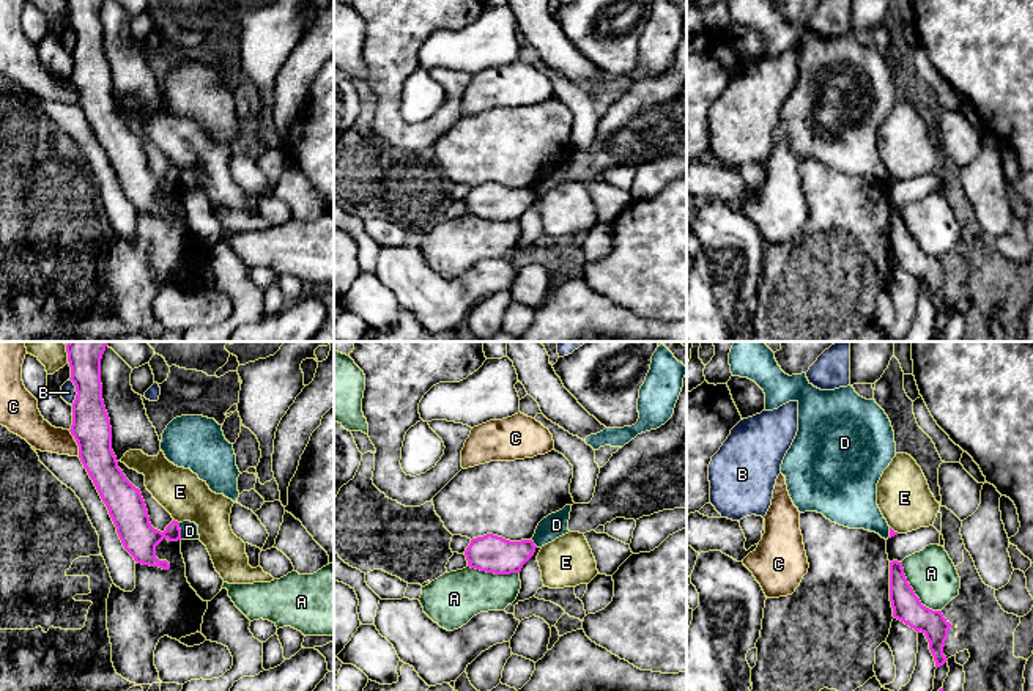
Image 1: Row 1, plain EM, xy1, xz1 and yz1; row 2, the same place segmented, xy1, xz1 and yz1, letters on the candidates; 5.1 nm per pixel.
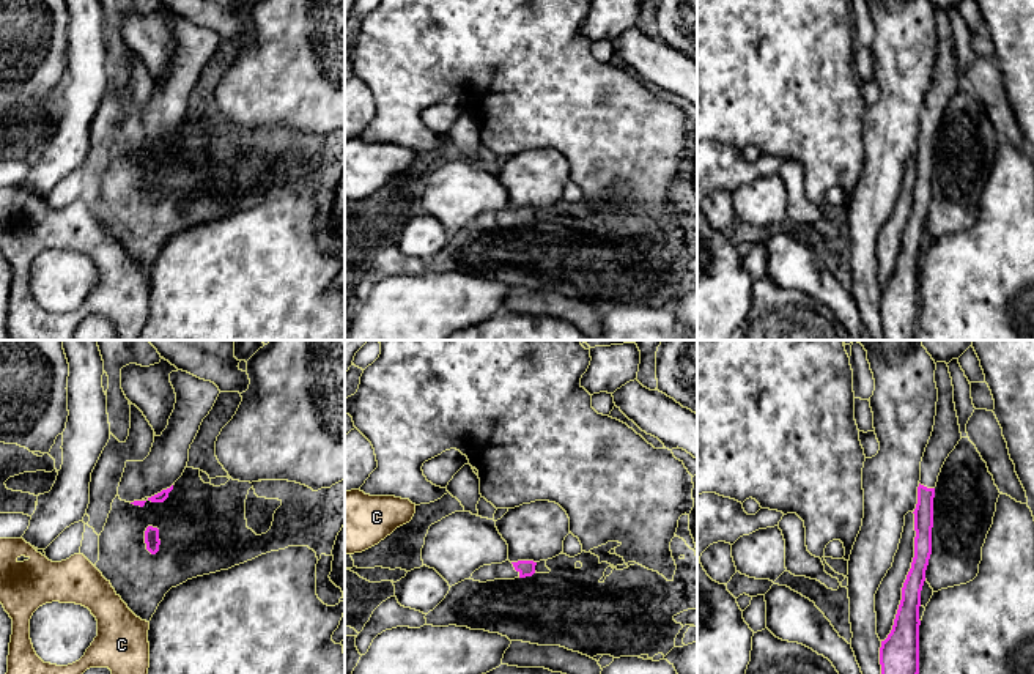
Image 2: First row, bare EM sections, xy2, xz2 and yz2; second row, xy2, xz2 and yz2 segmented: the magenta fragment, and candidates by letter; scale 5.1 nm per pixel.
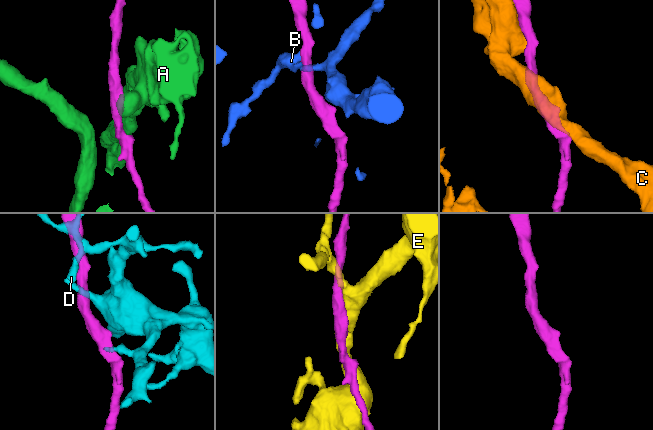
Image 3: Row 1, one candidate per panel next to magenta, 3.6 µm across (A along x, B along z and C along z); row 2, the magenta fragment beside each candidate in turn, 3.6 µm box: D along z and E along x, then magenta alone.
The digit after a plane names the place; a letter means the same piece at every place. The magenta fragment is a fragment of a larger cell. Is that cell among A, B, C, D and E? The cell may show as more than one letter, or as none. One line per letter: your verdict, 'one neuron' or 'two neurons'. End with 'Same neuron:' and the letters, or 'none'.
A: two neurons
B: two neurons
C: two neurons
D: two neurons
E: two neurons
Same neuron: none

